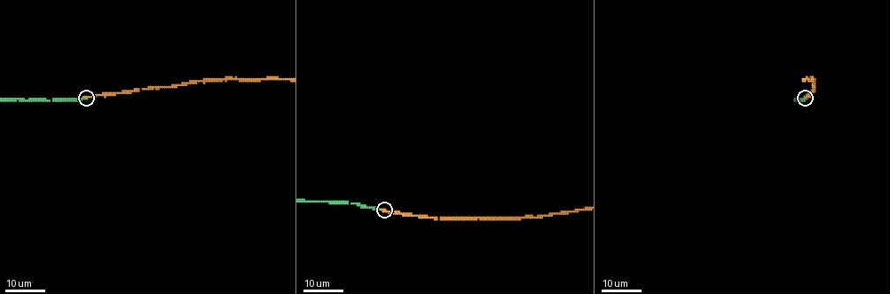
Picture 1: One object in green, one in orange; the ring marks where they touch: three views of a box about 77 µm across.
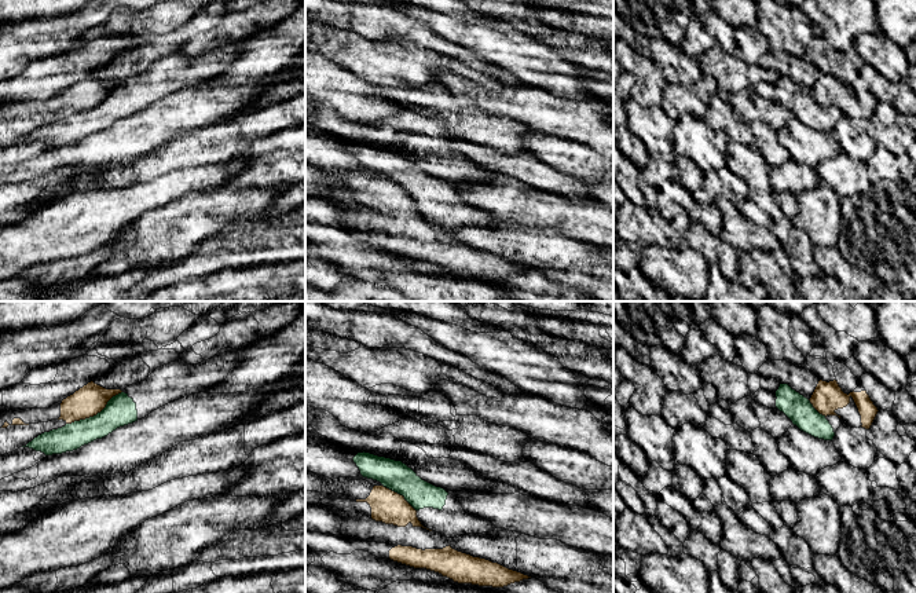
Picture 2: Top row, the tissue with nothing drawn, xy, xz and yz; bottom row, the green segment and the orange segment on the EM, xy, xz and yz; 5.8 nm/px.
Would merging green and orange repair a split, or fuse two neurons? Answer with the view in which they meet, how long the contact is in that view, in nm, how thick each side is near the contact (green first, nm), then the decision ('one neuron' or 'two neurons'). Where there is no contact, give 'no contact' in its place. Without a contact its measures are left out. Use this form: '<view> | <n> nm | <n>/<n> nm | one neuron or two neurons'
xy | 380 nm | 180/180 nm | two neurons

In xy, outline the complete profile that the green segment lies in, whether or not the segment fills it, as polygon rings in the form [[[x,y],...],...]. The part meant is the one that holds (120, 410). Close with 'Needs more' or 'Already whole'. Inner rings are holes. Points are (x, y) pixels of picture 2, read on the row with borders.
[[[231,349],[198,365],[187,365],[179,359],[157,367],[144,381],[132,384],[113,396],[96,416],[44,432],[22,447],[45,455],[77,450],[171,402],[224,382],[238,360],[238,349]]]. Needs more

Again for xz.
[[[364,451],[358,453],[352,460],[363,477],[377,480],[403,495],[417,510],[421,524],[446,538],[491,532],[497,528],[491,521],[465,512],[454,491],[422,480],[402,461]]]. Needs more

